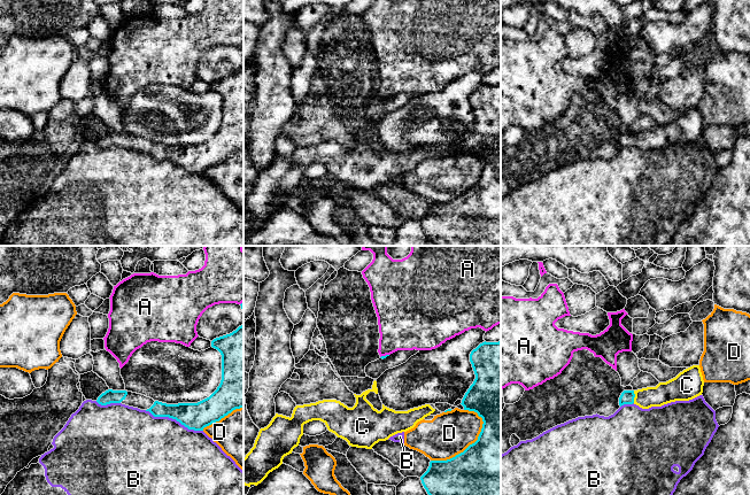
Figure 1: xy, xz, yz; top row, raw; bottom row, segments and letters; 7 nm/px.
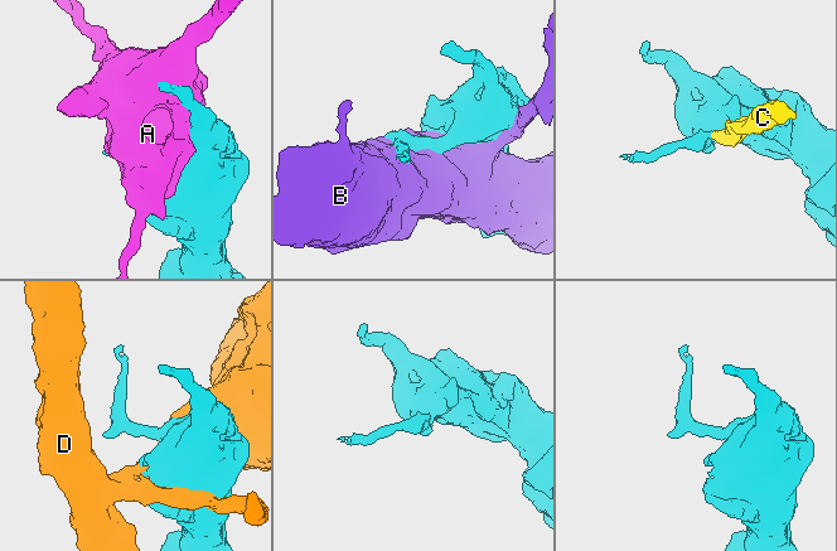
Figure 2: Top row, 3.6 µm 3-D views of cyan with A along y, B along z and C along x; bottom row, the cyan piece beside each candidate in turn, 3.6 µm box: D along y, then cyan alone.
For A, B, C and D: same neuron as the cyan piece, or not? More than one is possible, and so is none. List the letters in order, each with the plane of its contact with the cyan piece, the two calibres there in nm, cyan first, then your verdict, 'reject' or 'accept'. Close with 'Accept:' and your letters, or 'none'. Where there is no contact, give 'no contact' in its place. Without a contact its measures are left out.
A: contact in xz; calibres 20 and 340 nm; reject
B: contact in xy; calibres 190 and 480 nm; reject
C: contact in yz; calibres 100 and 150 nm; accept
D: contact in xz; calibres 440 and 300 nm; reject
Accept: C

